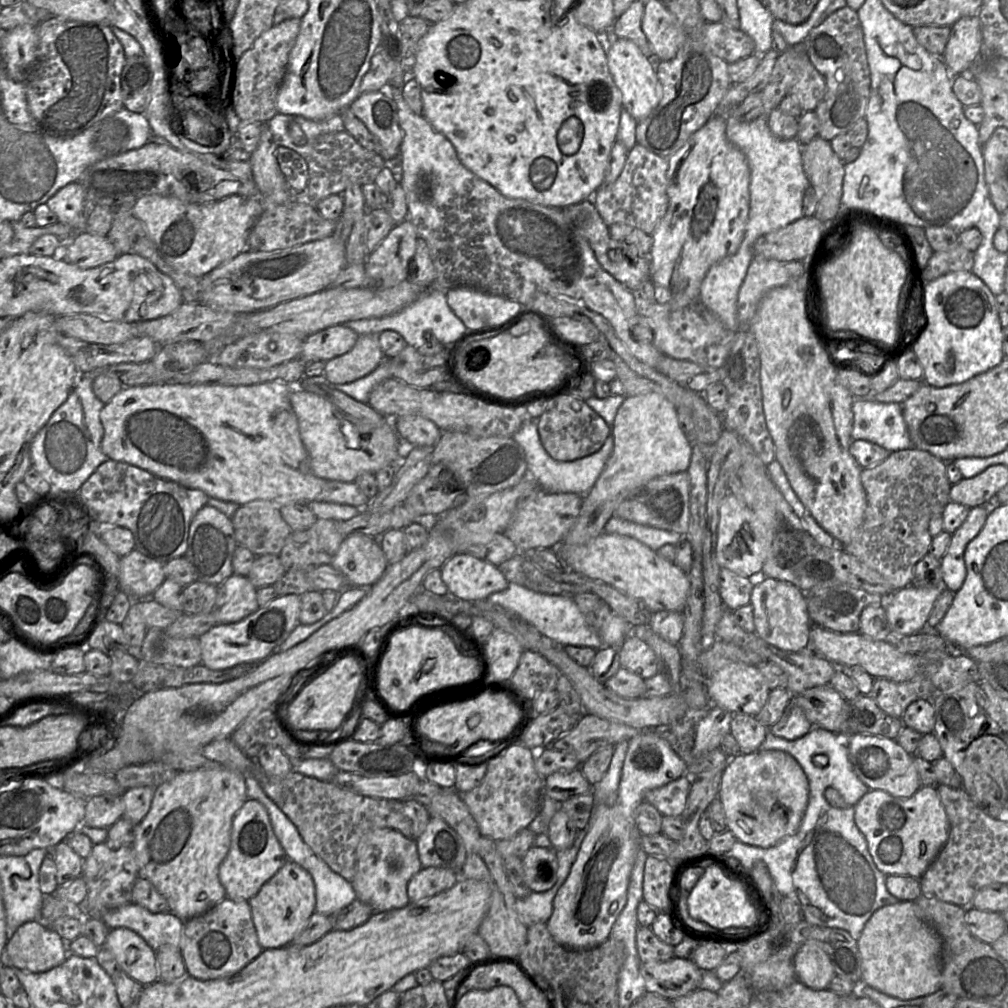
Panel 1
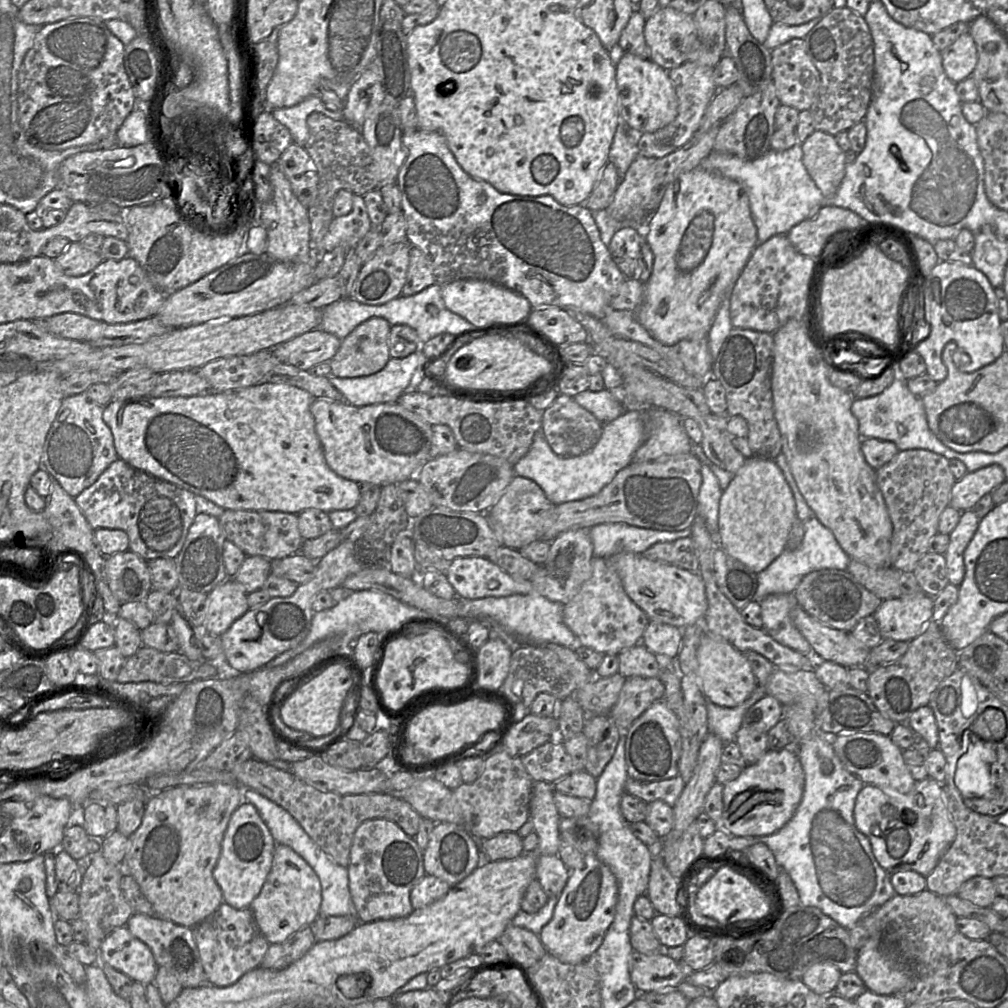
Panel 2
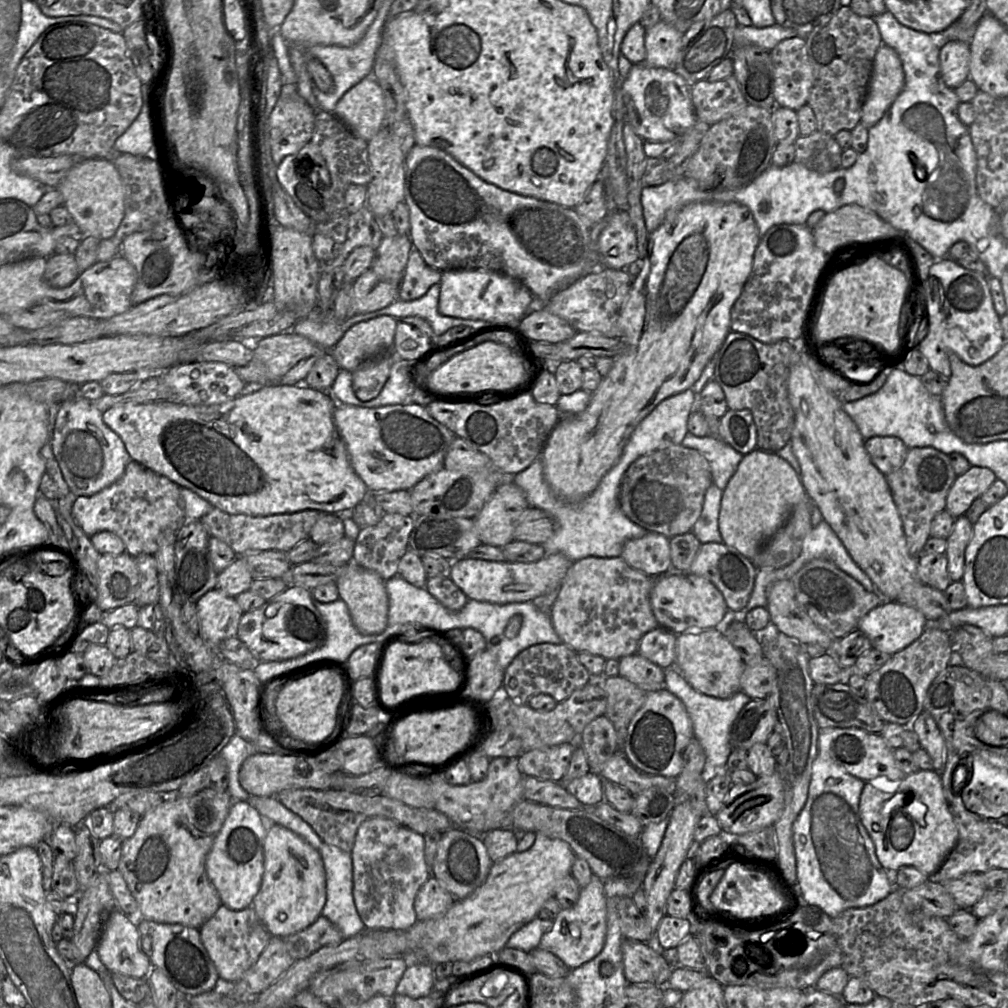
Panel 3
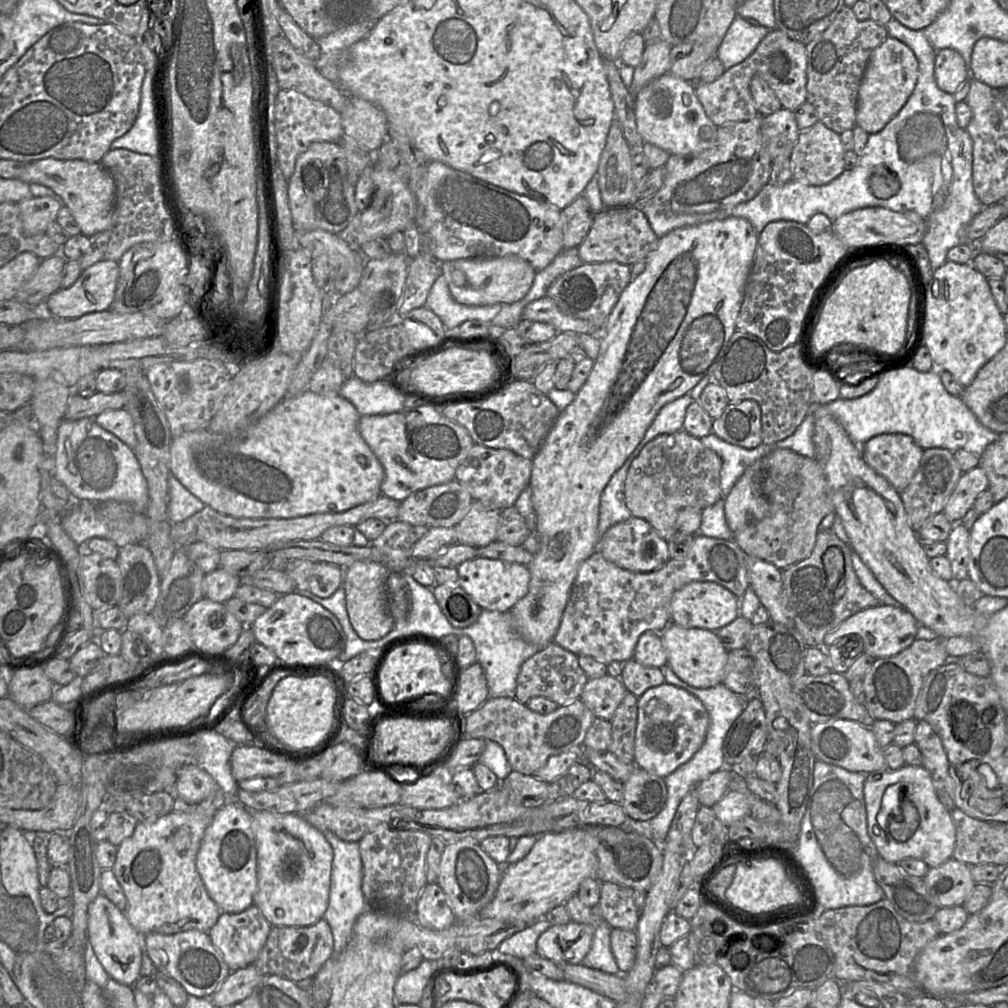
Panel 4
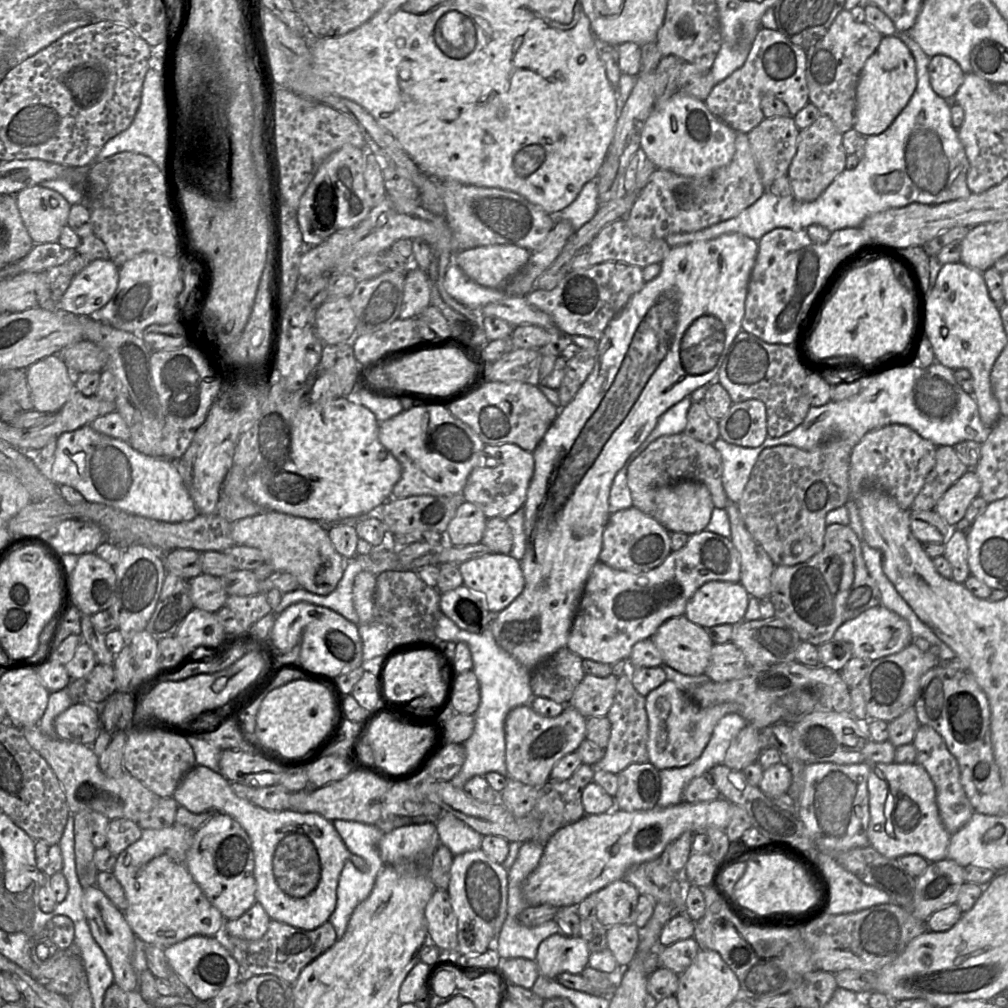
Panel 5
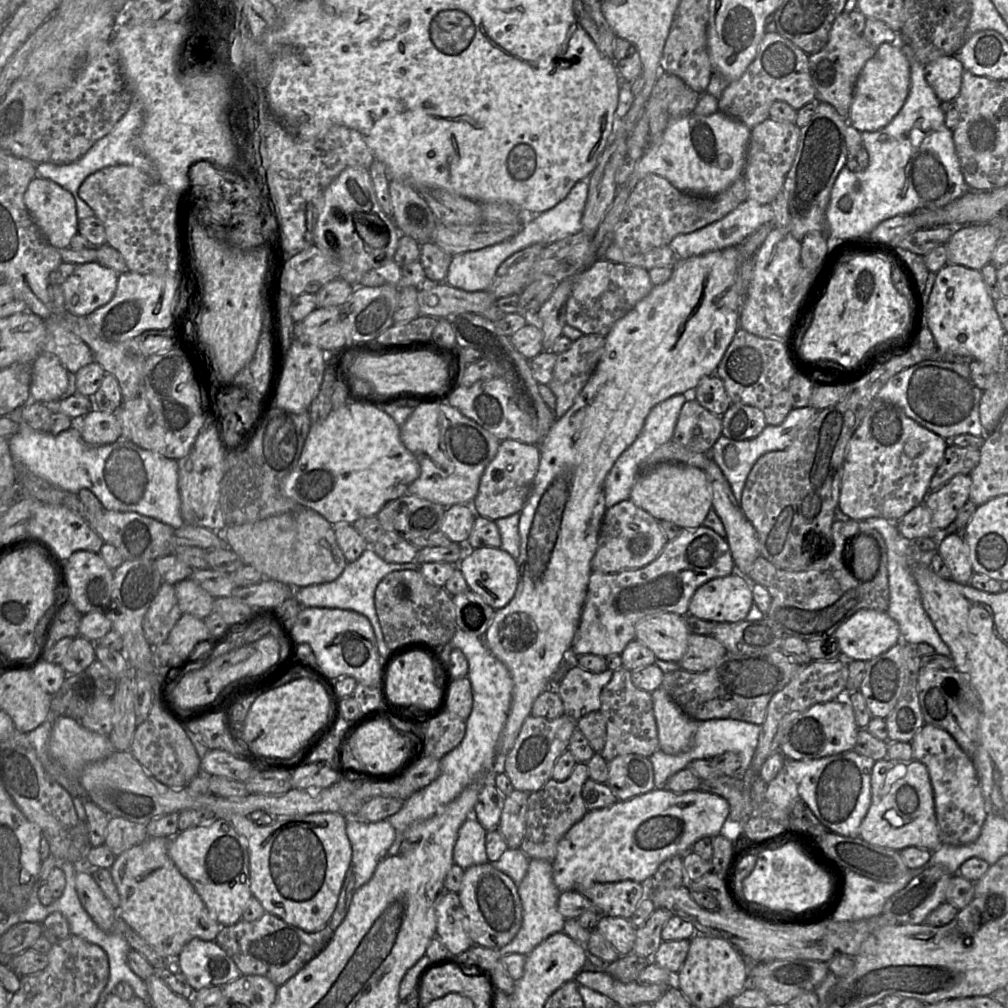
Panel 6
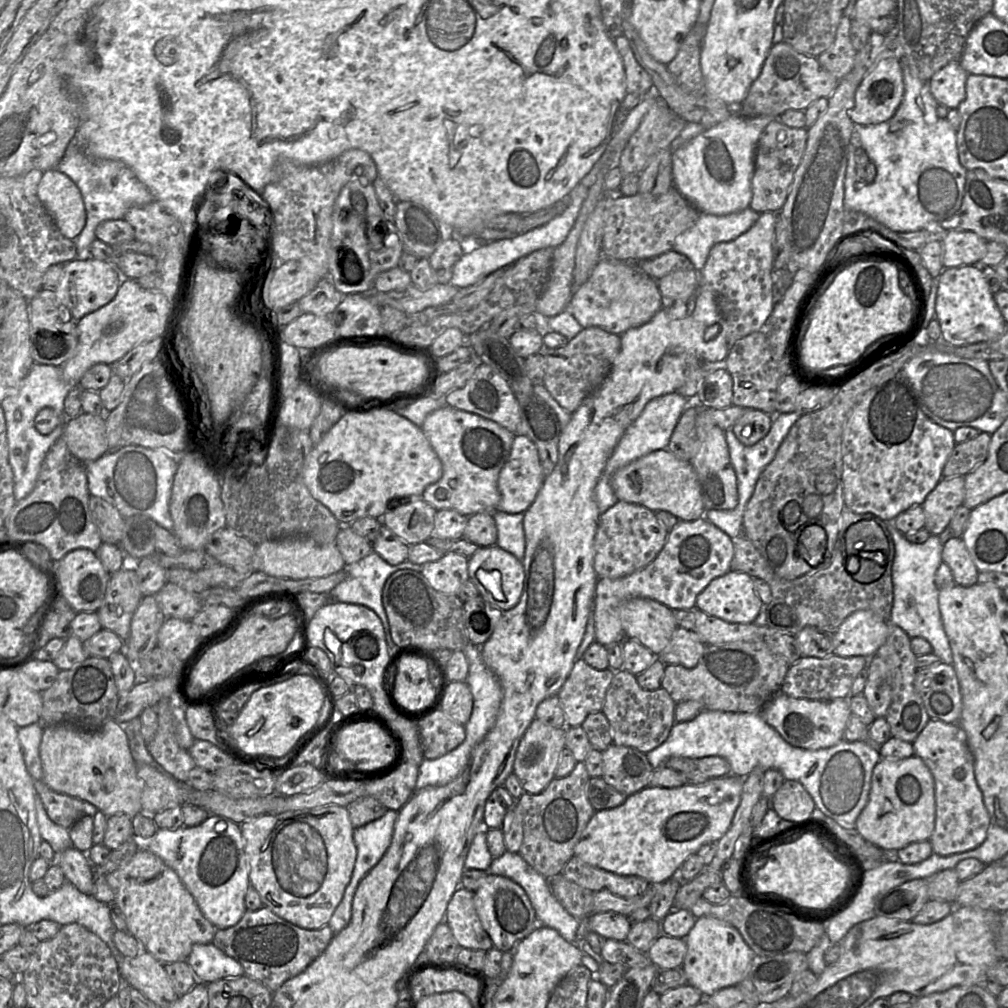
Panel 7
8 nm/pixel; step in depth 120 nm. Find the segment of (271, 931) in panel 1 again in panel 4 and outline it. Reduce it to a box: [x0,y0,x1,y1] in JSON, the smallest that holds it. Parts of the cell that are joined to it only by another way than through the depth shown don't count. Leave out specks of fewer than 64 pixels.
[250,811,333,927]

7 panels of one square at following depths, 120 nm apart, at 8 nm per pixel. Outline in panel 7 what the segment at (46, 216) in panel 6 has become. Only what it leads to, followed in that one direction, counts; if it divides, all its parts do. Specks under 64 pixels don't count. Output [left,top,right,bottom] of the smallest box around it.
[37,169,86,240]

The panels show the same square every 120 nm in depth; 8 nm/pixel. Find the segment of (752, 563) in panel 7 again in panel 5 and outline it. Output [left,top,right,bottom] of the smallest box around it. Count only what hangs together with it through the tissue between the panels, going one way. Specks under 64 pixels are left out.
[770,523,881,646]

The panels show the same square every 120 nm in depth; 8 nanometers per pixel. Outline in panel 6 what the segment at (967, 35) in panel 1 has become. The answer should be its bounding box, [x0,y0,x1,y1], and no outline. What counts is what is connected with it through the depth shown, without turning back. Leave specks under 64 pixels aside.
[924,56,964,102]

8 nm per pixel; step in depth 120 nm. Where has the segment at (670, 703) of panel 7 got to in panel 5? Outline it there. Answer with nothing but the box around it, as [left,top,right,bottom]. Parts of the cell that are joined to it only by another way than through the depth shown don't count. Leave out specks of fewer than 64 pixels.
[594,673,649,774]

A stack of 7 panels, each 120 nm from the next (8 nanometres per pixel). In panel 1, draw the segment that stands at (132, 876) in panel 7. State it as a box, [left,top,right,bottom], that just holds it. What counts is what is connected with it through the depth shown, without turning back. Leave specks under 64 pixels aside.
[132,769,247,921]

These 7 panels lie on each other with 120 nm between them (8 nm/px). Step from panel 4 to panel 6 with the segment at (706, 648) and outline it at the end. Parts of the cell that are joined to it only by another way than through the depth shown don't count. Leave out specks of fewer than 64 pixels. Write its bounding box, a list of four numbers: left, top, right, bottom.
[635,612,691,663]

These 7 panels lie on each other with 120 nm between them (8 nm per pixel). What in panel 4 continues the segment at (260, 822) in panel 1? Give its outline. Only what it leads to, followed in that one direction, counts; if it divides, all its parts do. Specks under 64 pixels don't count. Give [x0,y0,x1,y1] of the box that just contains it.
[196,800,257,914]

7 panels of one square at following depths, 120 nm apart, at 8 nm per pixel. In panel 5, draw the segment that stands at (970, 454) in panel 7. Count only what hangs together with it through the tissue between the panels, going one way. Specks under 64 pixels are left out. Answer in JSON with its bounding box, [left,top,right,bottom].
[910,446,968,510]

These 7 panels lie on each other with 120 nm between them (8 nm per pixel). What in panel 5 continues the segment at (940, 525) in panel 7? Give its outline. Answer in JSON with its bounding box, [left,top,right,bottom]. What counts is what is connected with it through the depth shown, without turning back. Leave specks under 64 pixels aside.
[934,469,981,526]

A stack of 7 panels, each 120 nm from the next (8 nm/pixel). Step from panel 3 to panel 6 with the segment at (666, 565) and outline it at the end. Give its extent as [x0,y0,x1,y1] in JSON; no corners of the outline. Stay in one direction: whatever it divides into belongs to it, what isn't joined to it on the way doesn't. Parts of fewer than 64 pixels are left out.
[592,499,668,573]

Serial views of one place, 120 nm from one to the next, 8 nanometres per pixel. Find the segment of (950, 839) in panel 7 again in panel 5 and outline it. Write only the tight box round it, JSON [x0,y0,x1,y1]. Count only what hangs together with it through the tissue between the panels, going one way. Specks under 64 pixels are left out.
[912,725,975,834]

